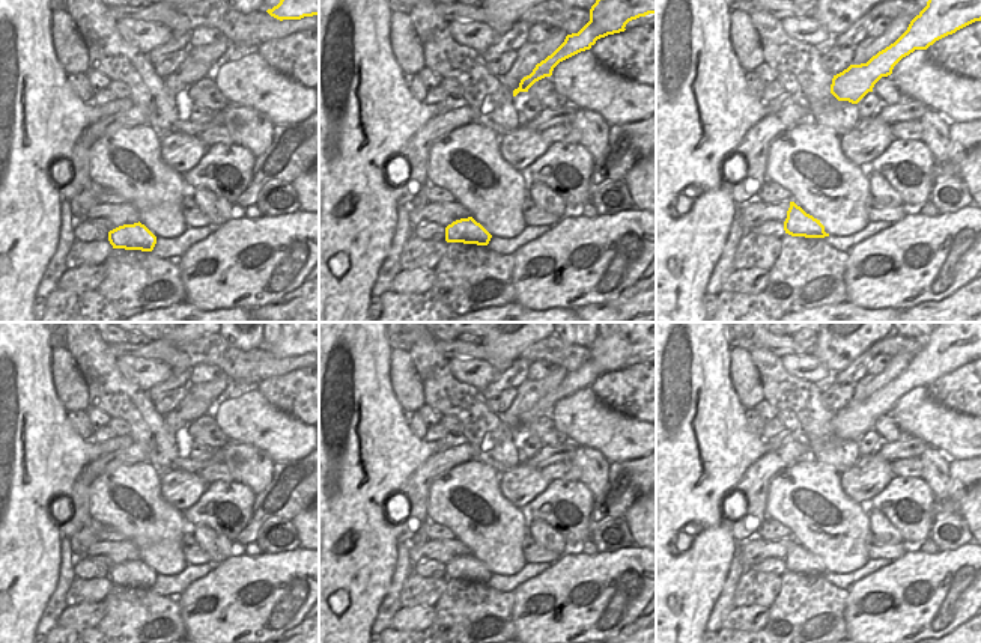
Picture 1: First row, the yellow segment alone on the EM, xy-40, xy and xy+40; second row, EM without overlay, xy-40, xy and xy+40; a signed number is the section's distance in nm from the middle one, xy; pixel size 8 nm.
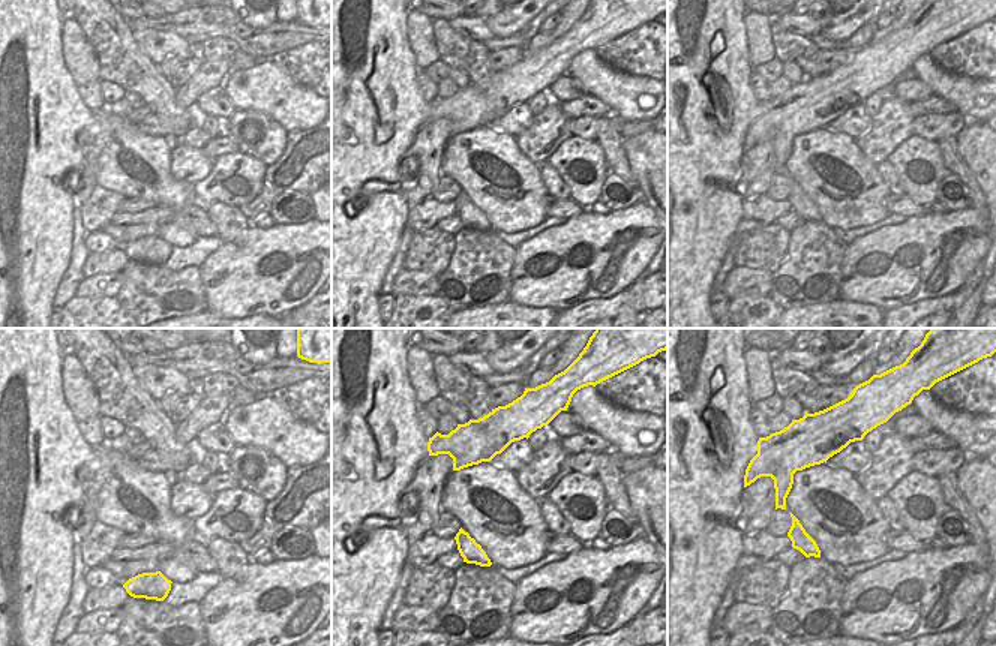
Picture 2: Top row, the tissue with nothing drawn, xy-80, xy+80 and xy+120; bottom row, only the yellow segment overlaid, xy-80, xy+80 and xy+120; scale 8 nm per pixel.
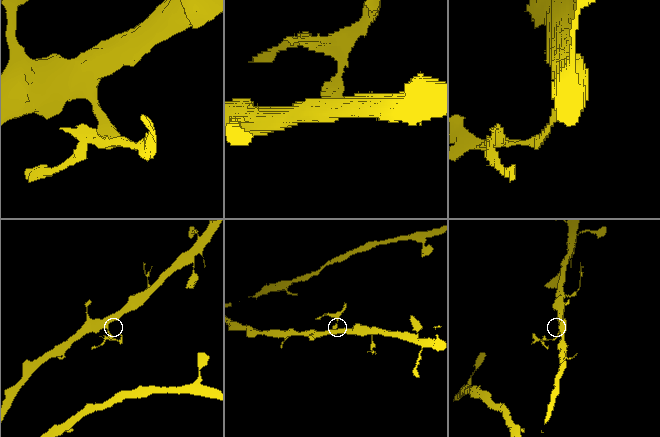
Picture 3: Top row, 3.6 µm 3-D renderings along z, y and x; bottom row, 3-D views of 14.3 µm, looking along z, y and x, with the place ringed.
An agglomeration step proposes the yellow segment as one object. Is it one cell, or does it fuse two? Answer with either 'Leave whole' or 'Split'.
Split

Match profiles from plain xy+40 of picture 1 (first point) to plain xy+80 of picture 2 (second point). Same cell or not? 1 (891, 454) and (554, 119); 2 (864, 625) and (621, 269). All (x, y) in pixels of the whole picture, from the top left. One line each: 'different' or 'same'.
1: different
2: same

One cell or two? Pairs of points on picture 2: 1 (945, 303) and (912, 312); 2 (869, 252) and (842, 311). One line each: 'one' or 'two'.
1: one
2: two

